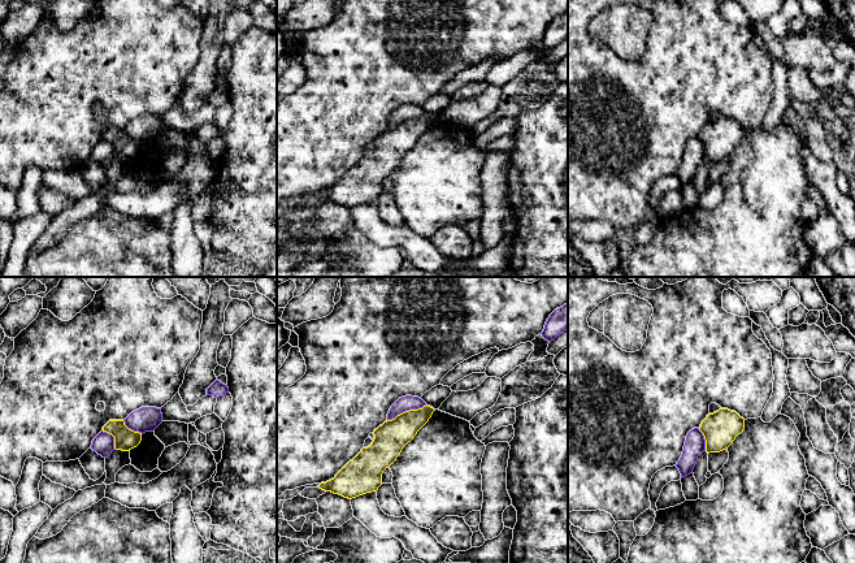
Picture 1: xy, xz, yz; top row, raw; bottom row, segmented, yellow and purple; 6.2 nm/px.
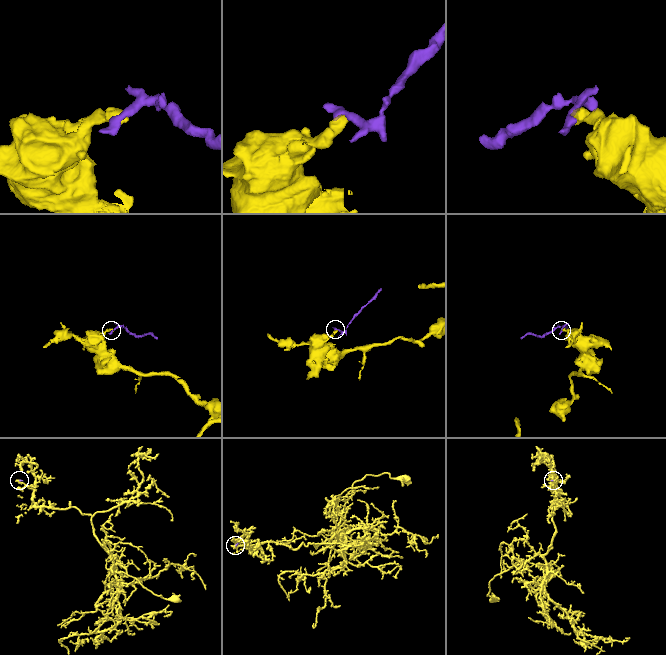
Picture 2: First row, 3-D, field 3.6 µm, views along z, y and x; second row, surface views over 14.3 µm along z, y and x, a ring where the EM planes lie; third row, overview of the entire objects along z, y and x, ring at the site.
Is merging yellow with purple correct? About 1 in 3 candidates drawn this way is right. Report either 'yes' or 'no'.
no

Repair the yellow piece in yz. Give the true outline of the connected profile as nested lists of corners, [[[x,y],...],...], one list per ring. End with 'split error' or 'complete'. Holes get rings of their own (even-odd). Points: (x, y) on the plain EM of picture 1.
[[[720,117],[707,124],[699,135],[704,144],[706,160],[708,163],[728,157],[743,138],[745,127],[728,117]]]; complete

